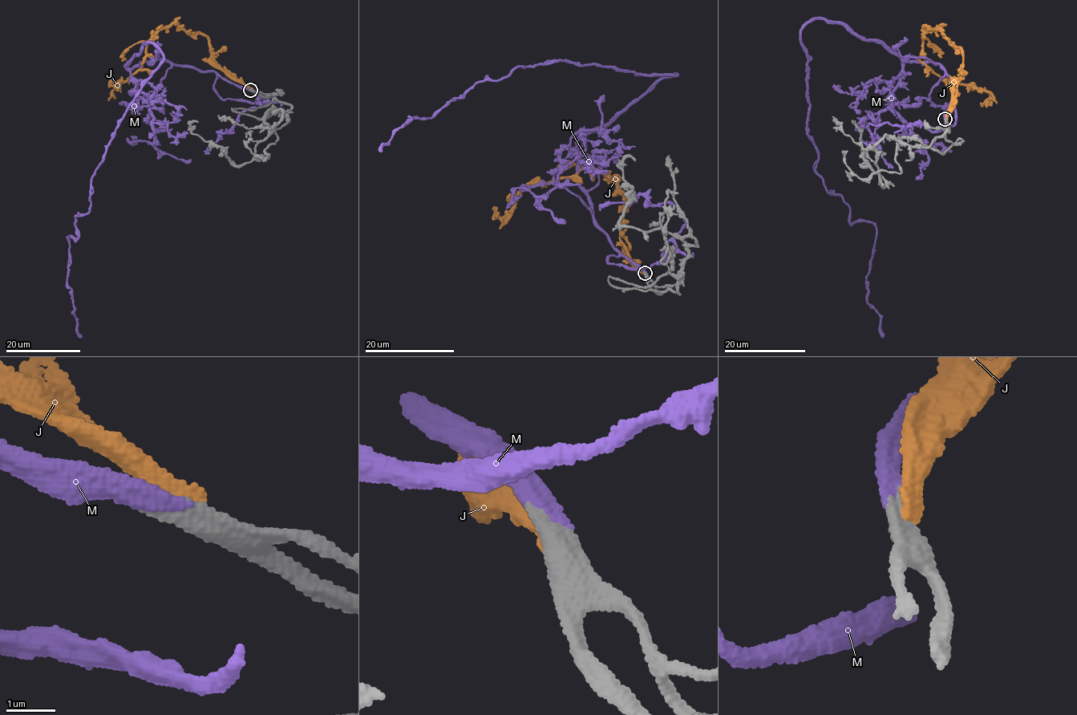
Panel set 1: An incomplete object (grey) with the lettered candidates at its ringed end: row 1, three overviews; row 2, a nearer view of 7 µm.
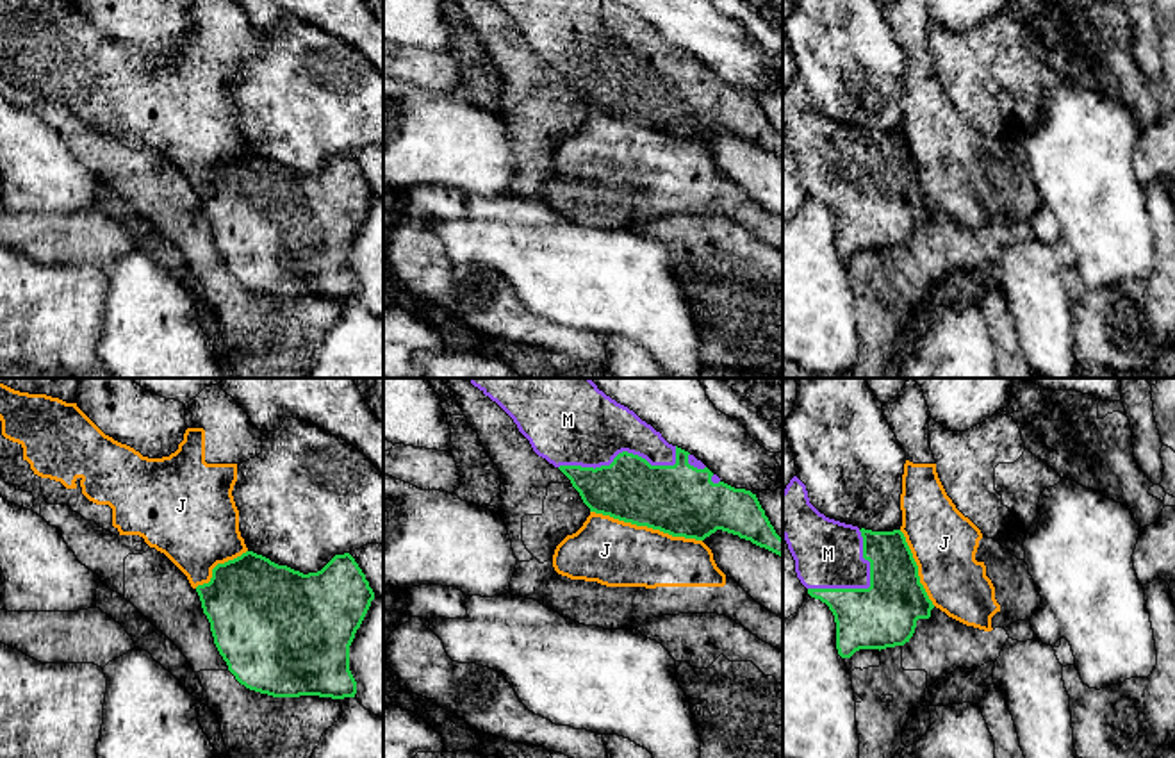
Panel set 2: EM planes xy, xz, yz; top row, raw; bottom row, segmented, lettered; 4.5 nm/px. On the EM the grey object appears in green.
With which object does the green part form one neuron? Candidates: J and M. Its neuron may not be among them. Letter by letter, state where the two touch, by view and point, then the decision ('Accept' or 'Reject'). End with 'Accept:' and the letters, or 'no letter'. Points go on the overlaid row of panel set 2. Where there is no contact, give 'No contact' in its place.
J: Touches green at xz (646, 525). Reject
M: Touches green at xz (624, 452). Accept
Accept: M

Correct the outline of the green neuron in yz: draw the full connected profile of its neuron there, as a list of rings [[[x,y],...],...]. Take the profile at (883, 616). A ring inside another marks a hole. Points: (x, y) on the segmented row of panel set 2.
[[[793,476],[783,490],[783,537],[795,560],[795,573],[808,594],[829,606],[836,622],[836,649],[850,658],[859,649],[886,649],[904,646],[915,633],[918,619],[929,619],[934,608],[924,585],[918,565],[900,530],[872,531],[845,524],[820,514],[808,498],[806,485]]]

